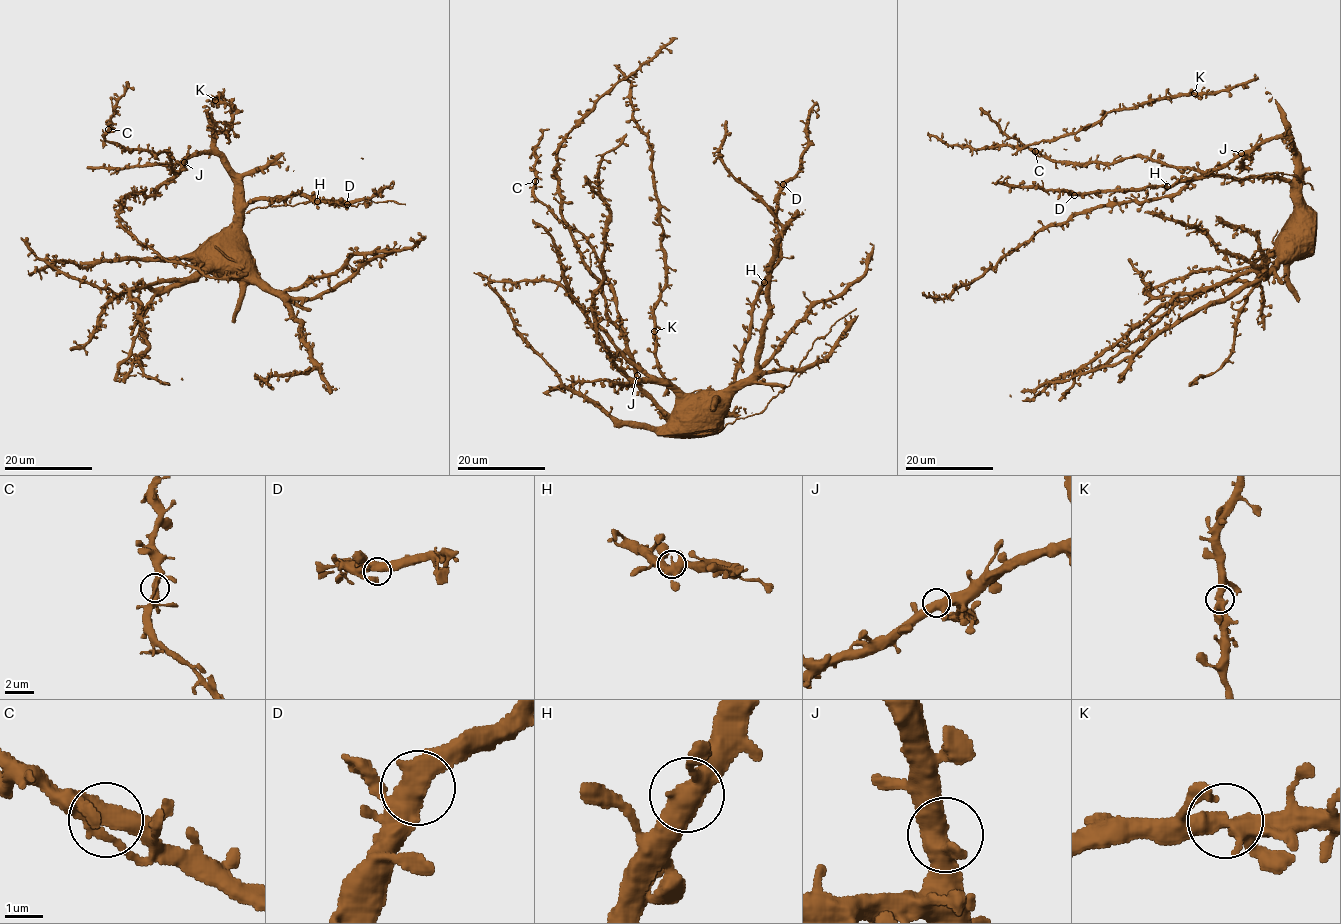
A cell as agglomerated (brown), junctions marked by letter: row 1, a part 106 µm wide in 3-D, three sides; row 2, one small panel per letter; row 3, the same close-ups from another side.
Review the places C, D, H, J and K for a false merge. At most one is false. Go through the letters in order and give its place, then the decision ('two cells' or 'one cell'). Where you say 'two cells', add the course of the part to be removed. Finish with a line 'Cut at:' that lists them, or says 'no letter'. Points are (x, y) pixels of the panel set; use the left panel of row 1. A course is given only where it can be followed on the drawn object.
C: (108, 129) | one cell
D: (347, 204) | one cell
H: (317, 201) | one cell
J: (184, 162) | one cell
K: (215, 100) | one cell
Cut at: no letter

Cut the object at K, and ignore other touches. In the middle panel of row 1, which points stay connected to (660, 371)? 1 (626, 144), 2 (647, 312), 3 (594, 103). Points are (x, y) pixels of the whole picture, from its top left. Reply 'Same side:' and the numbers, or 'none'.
Same side: 1, 3

